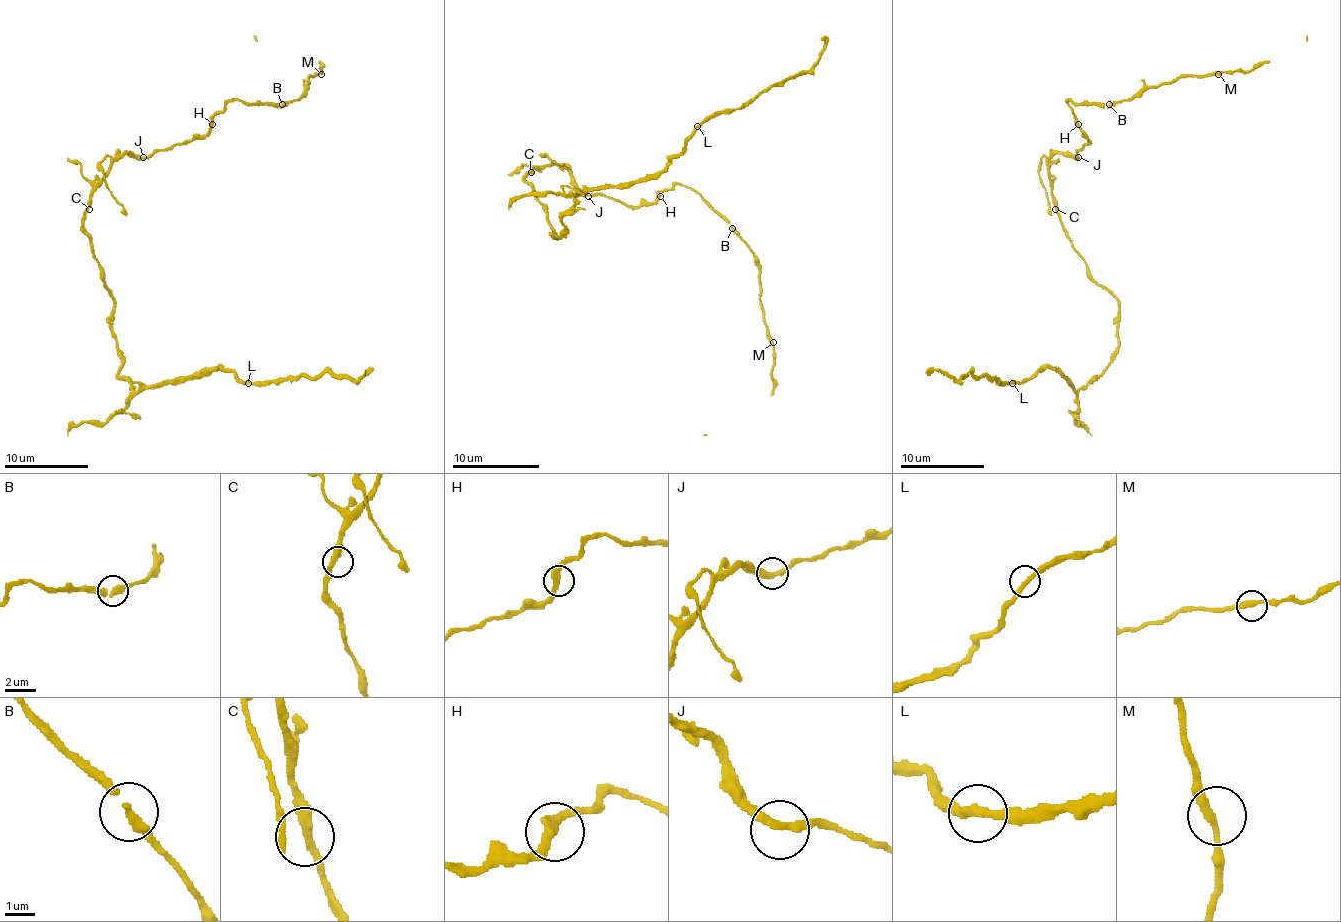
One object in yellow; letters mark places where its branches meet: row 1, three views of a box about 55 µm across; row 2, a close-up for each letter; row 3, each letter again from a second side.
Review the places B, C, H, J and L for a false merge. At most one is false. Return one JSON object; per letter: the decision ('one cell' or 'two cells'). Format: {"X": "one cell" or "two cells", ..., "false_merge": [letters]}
{"B": "one cell", "C": "one cell", "H": "one cell", "J": "one cell", "L": "one cell", "false_merge": []}

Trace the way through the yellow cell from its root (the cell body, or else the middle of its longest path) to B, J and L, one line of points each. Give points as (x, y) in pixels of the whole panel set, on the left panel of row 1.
B: (87, 207), (93, 186), (124, 153), (152, 157), (179, 143), (200, 138), (229, 101), (281, 105)
J: (87, 207), (93, 186), (114, 161), (124, 153), (143, 157)
L: (87, 207), (83, 226), (114, 301), (118, 374), (135, 391), (200, 379), (216, 368), (231, 370), (248, 383)

